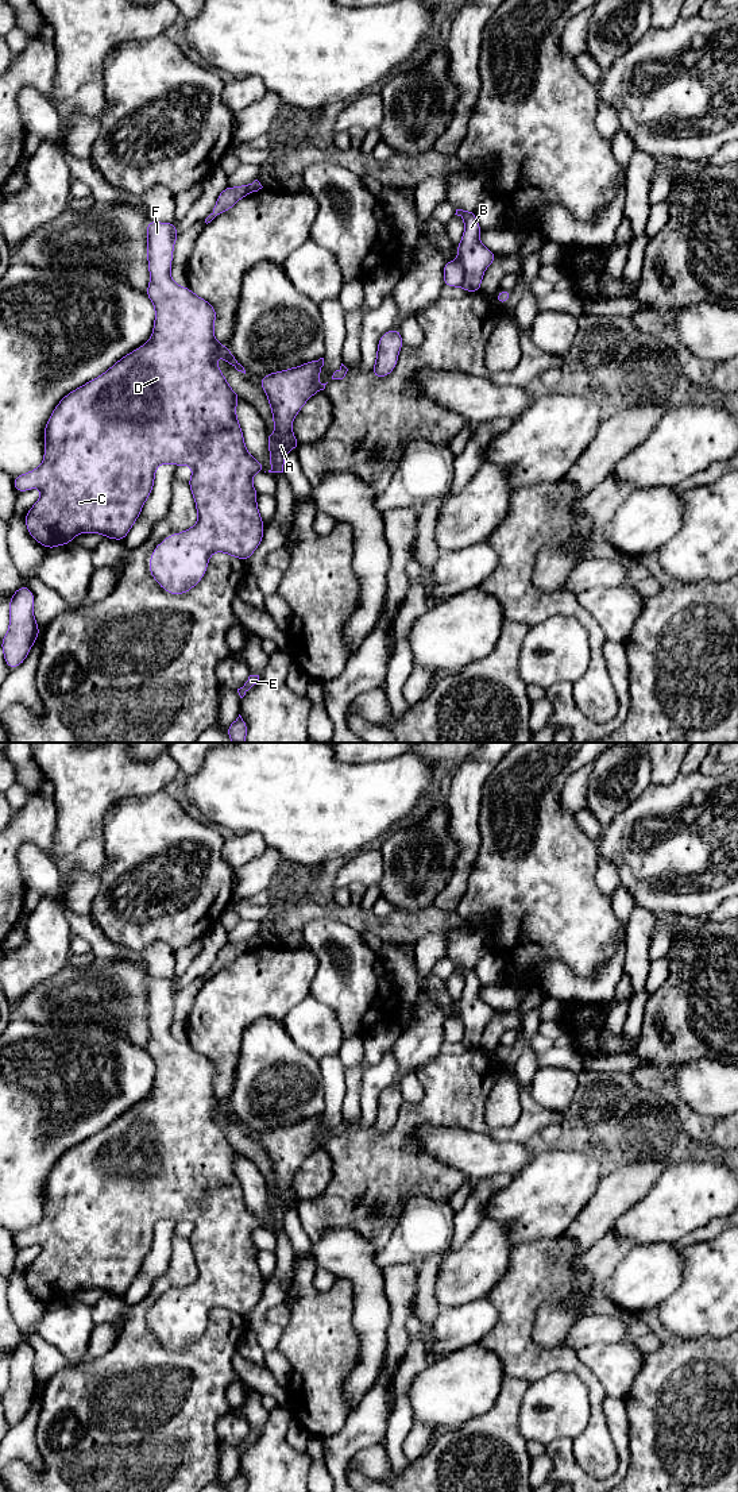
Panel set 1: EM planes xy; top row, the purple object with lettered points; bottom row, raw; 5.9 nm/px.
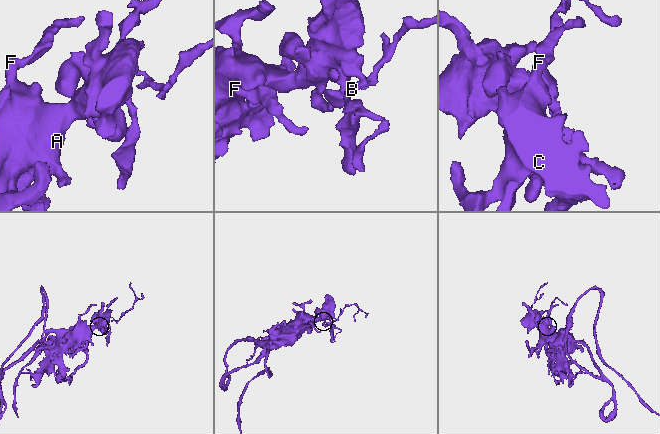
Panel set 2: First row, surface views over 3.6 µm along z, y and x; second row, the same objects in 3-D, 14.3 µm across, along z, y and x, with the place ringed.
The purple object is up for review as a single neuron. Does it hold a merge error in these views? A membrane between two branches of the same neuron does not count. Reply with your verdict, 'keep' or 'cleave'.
cleave

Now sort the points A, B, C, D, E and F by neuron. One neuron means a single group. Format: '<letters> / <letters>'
A C D E F / B

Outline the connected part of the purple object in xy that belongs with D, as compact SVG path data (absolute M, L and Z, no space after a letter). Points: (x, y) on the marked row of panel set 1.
M150 220L146 230L150 270L146 294L155 307L151 339L59 401L45 425L43 463L12 481L18 493L34 487L42 490L42 497L24 516L24 521L30 536L51 550L70 544L78 533L89 532L123 541L151 494L157 467L162 463L190 466L193 474L188 483L196 501L198 521L185 532L163 539L154 548L148 568L169 594L185 594L202 579L212 554L220 551L246 562L259 547L264 525L256 506L258 491L252 486L252 477L264 469L248 454L244 444L235 409L242 396L229 388L216 365L216 356L221 355L227 363L246 374L227 346L215 339L216 309L188 286L178 286L170 277L174 243L179 235L175 223Z

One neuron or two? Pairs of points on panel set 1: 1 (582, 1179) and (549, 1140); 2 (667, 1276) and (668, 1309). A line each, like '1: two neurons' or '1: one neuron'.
1: two neurons
2: two neurons

